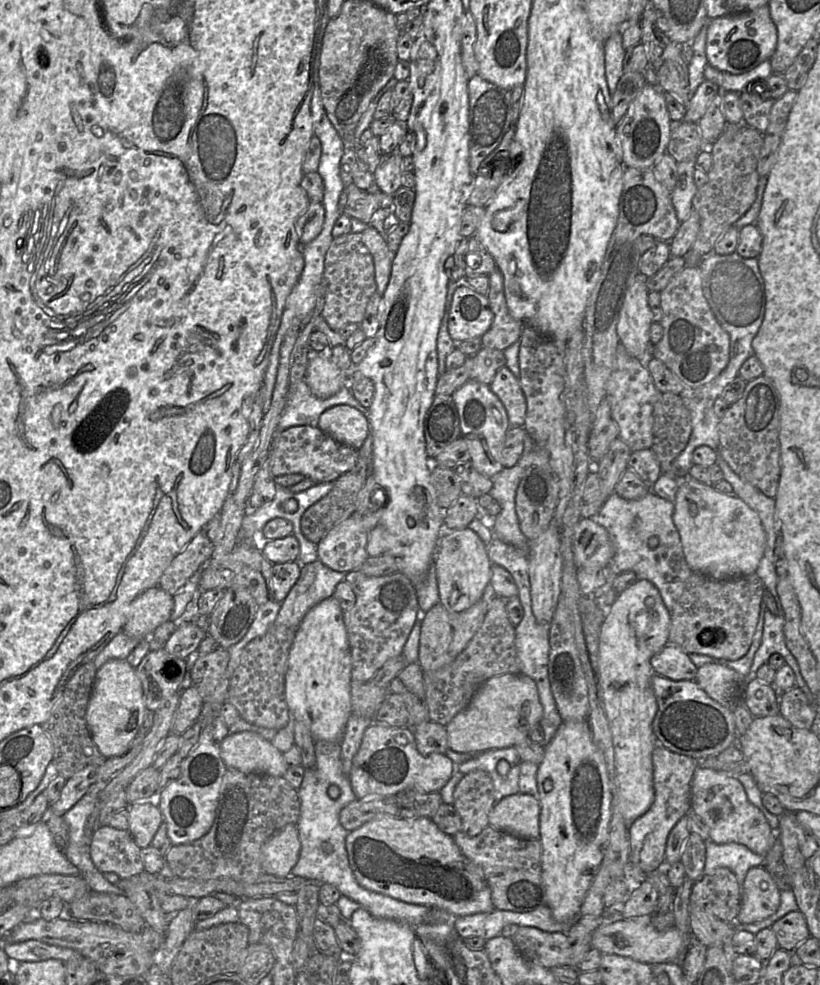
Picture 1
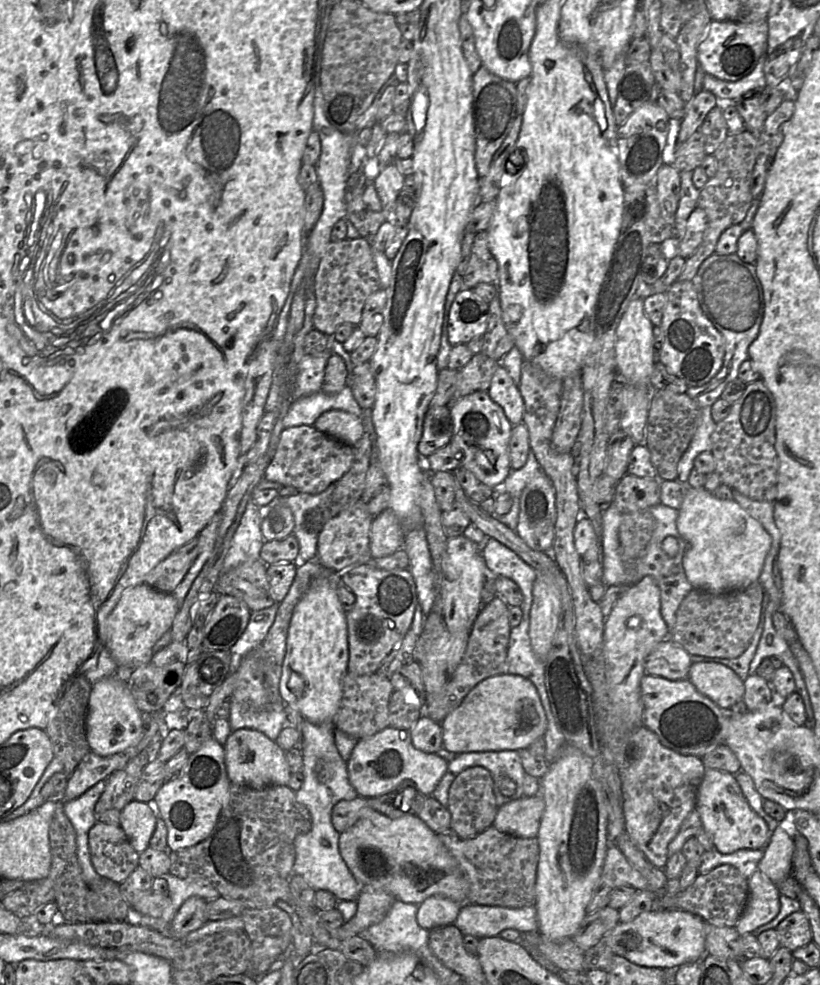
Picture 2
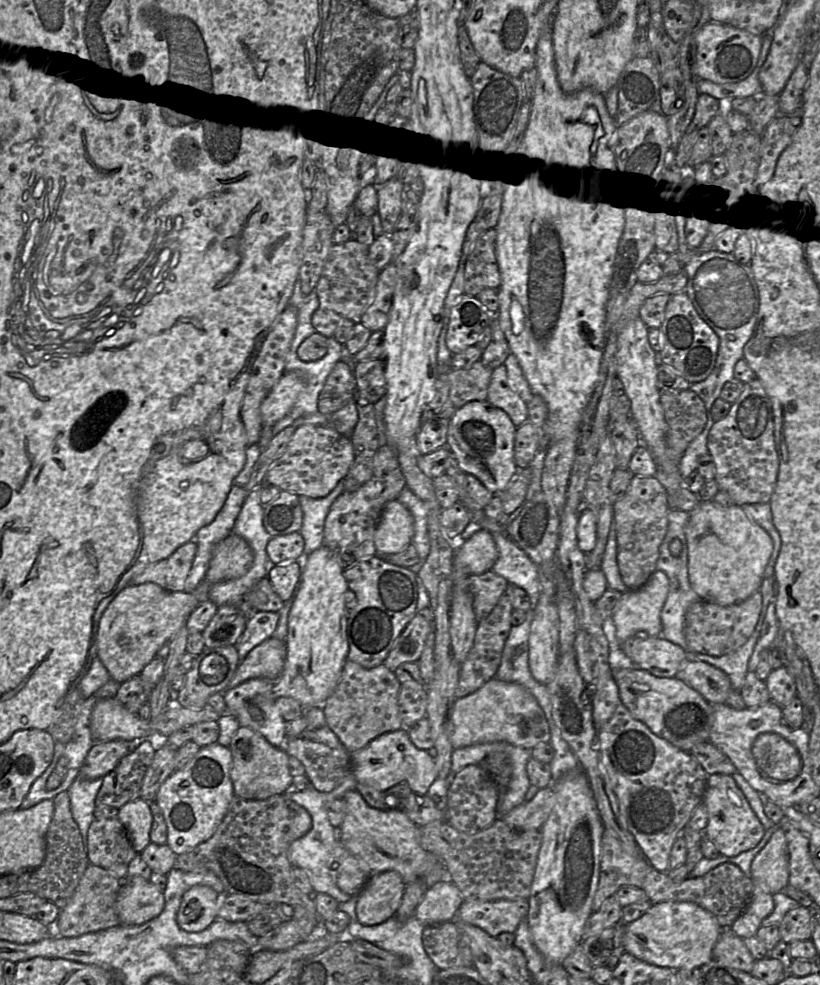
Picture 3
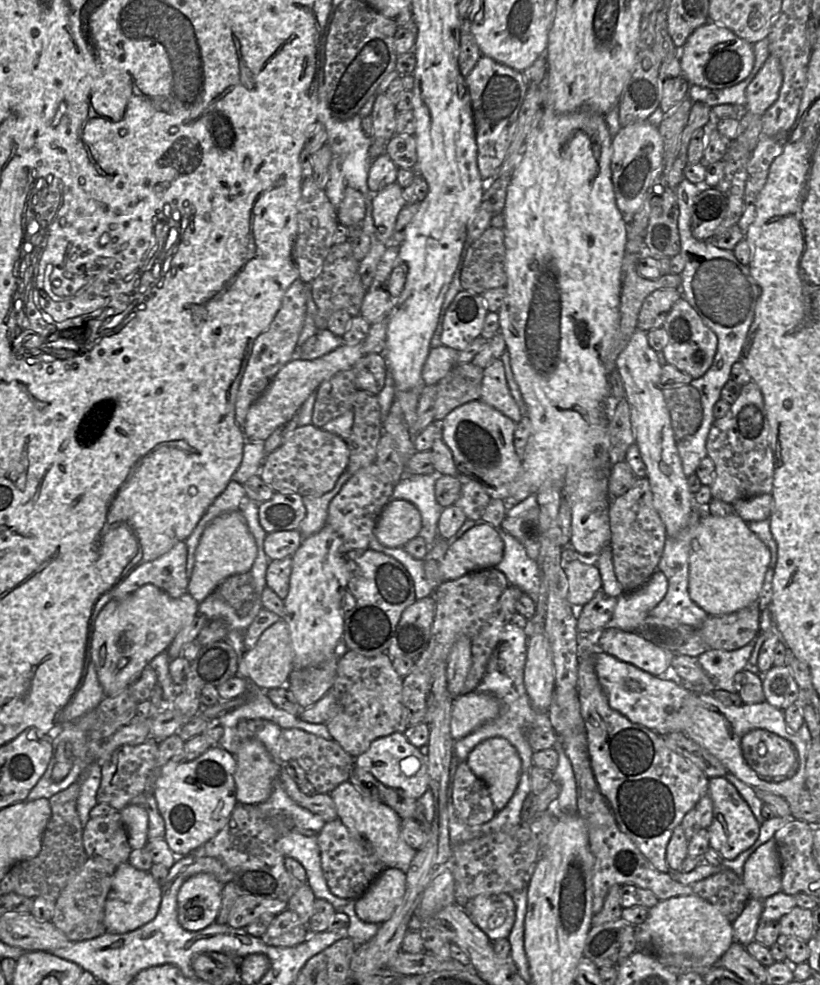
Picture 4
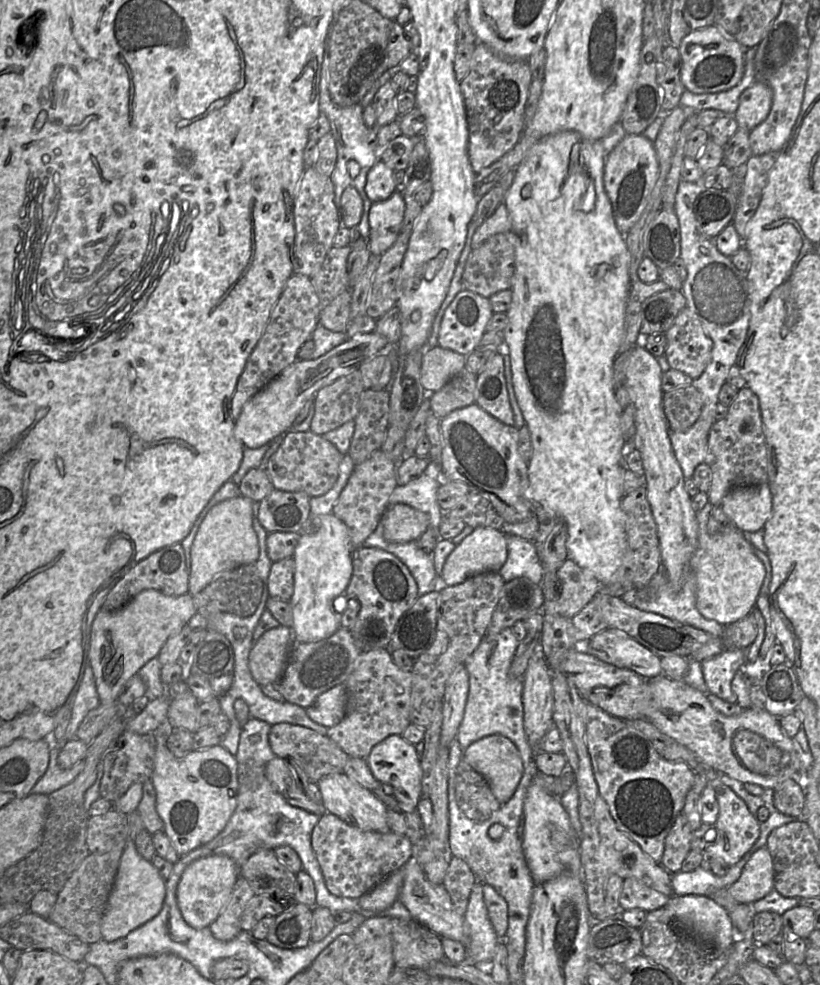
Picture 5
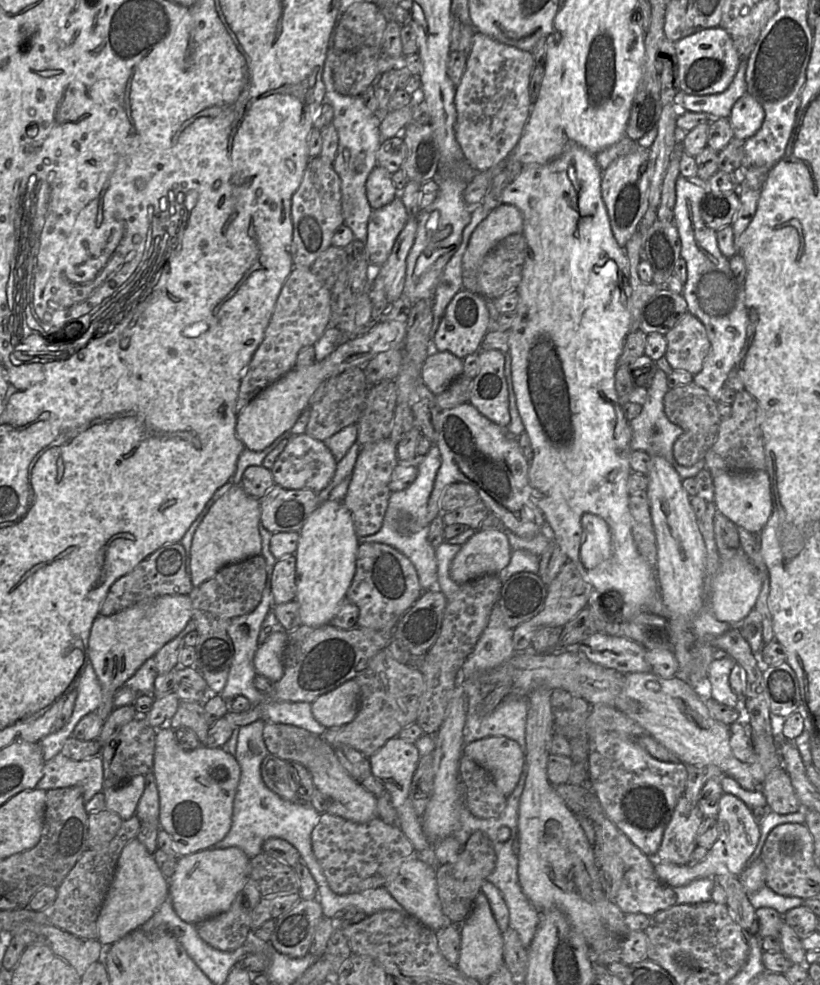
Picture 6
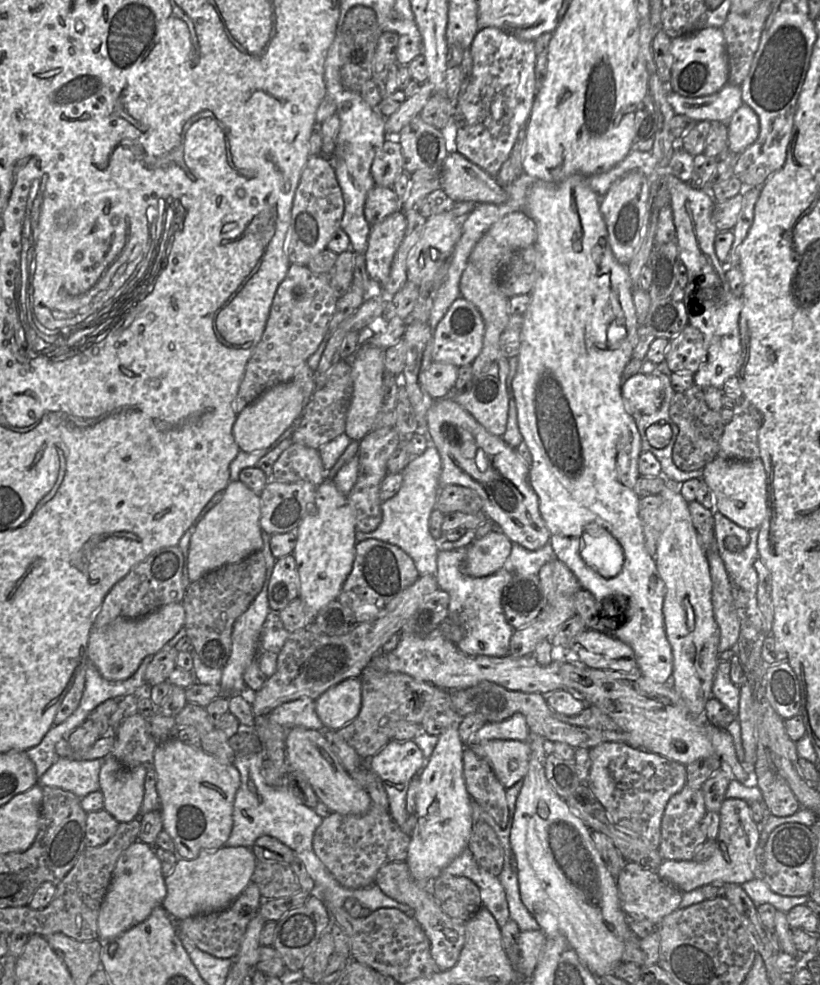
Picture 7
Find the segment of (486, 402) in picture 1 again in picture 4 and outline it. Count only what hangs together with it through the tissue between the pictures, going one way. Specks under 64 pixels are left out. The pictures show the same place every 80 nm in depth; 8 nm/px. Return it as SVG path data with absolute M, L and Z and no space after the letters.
M480 399L455 408L440 422L442 439L452 453L458 477L478 482L491 499L510 498L519 476L522 461L514 448L516 424Z

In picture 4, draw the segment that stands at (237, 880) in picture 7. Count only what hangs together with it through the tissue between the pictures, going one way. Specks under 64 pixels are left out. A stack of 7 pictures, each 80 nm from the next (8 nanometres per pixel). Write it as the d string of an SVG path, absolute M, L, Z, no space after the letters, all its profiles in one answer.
M198 873L181 886L178 921L187 931L199 931L214 923L222 904L224 884L210 873Z

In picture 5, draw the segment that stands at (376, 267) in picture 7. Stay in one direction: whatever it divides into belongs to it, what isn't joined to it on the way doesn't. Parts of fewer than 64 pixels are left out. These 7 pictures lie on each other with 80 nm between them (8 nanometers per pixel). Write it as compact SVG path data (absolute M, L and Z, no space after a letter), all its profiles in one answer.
M396 190L388 199L373 202L369 211L370 234L367 239L371 254L379 258L396 241L405 214L403 193Z

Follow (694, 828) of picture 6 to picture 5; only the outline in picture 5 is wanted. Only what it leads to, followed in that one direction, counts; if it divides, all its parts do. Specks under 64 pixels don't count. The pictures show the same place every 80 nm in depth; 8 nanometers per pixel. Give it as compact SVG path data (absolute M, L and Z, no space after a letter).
M683 812L679 813L665 838L664 852L660 864L671 874L682 868L682 863L691 850L693 831Z

